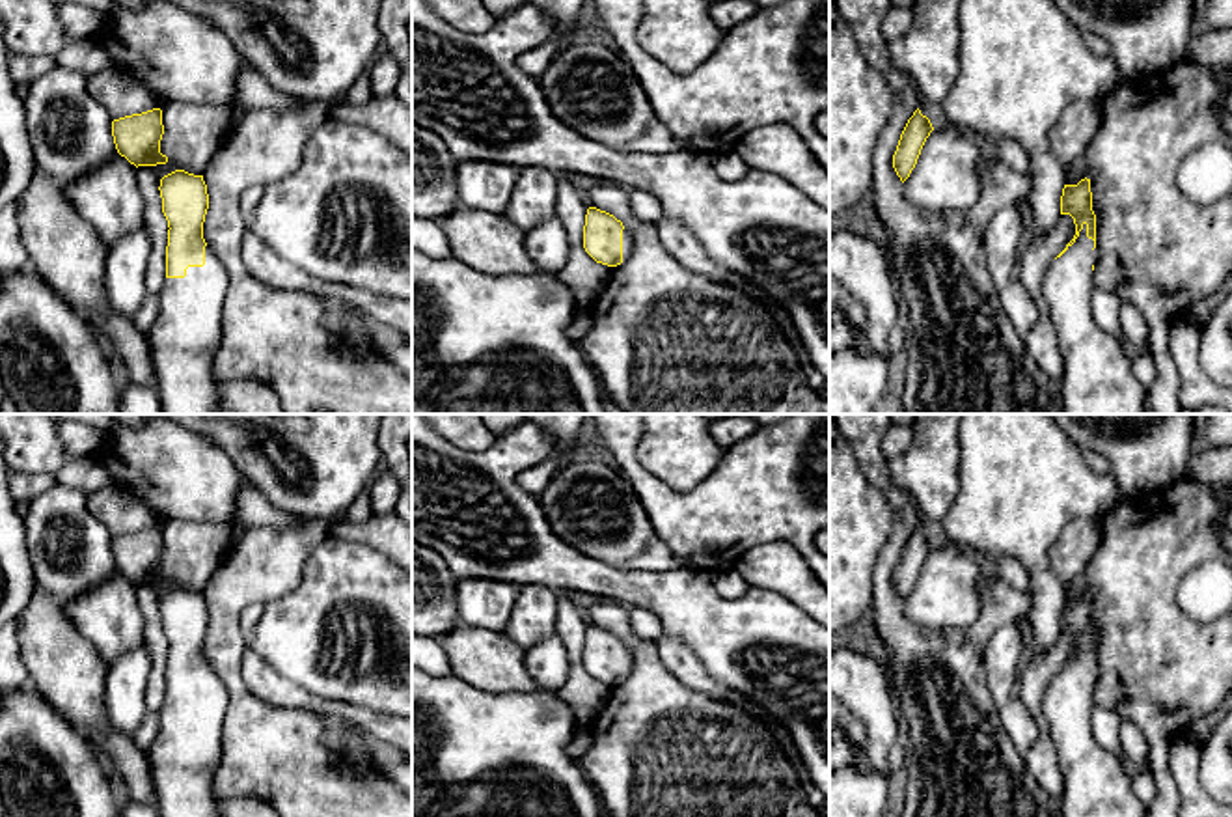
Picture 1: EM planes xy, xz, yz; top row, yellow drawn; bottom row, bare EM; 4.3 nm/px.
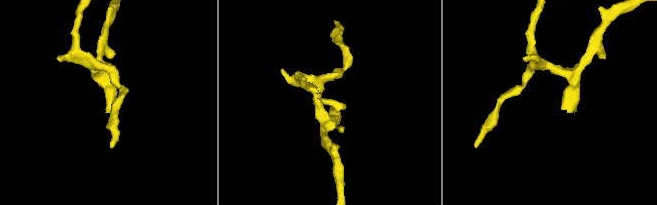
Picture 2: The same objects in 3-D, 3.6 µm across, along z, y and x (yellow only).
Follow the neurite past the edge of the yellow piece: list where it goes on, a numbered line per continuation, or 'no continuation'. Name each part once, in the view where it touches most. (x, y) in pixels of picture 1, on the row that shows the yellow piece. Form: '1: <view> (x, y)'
1: yz (1098, 377)

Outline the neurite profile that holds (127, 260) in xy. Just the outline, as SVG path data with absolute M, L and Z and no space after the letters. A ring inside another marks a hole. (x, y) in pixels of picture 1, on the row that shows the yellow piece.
M145 226L117 239L117 242L106 250L104 285L108 302L112 310L125 319L134 319L134 313L147 297L144 276L149 252L151 237Z

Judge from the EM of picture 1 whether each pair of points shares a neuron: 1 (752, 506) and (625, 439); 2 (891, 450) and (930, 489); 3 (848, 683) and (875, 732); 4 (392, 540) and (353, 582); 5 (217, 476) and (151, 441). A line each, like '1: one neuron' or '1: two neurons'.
1: one neuron
2: two neurons
3: one neuron
4: two neurons
5: one neuron

